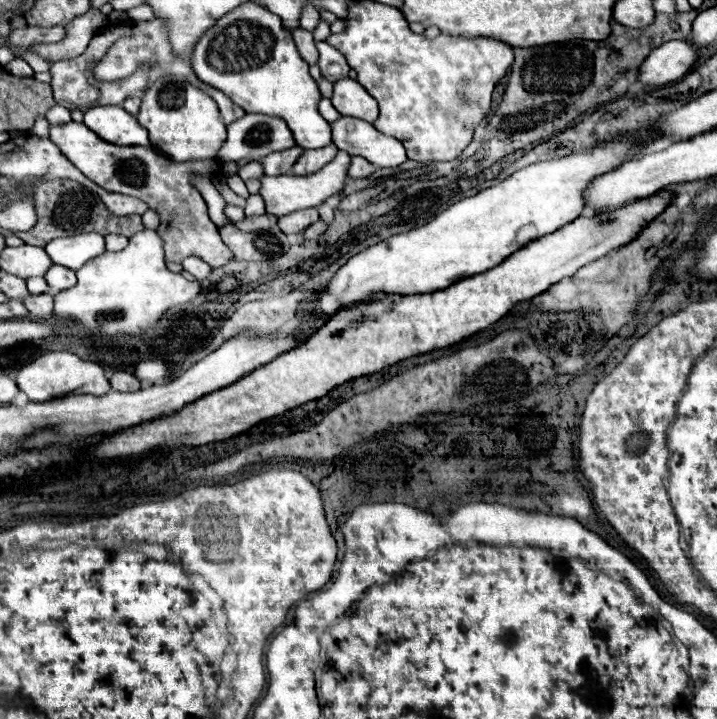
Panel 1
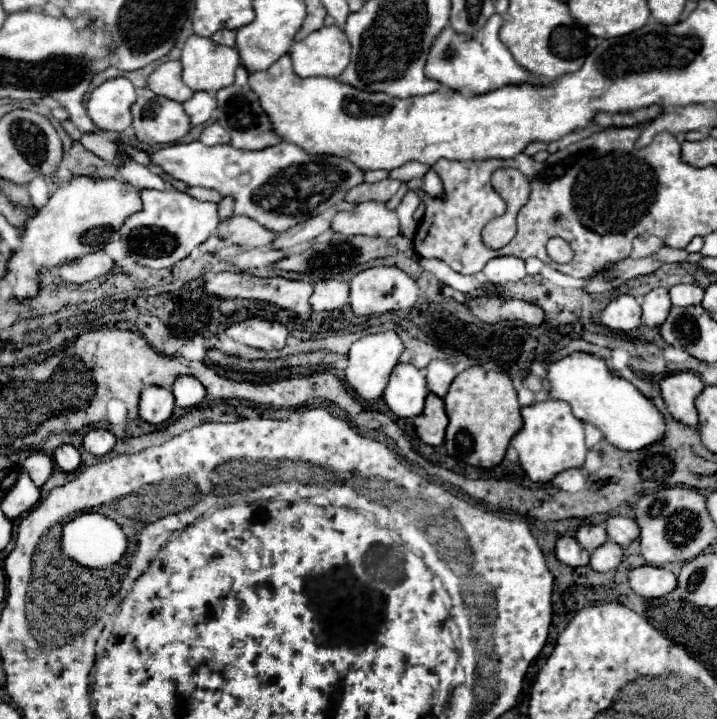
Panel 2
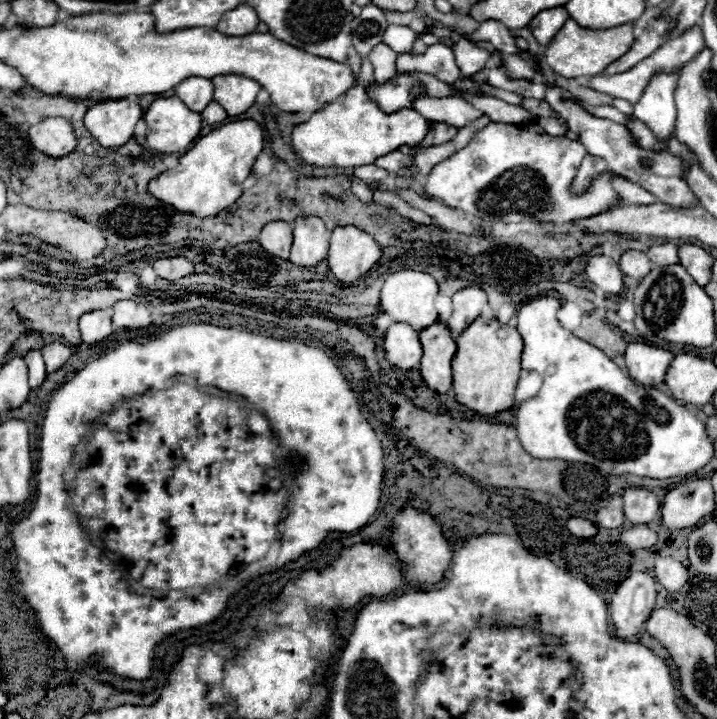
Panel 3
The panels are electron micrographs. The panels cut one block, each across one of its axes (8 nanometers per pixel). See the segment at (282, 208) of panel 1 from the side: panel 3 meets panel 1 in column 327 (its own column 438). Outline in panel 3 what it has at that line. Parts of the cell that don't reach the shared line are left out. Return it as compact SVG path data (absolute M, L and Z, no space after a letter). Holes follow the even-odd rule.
M490 122L462 152L432 168L424 190L432 200L442 200L446 206L482 220L566 224L594 216L618 202L608 172L594 176L590 190L582 196L568 192L584 156L586 150L580 142L550 136L537 123L520 126Z

